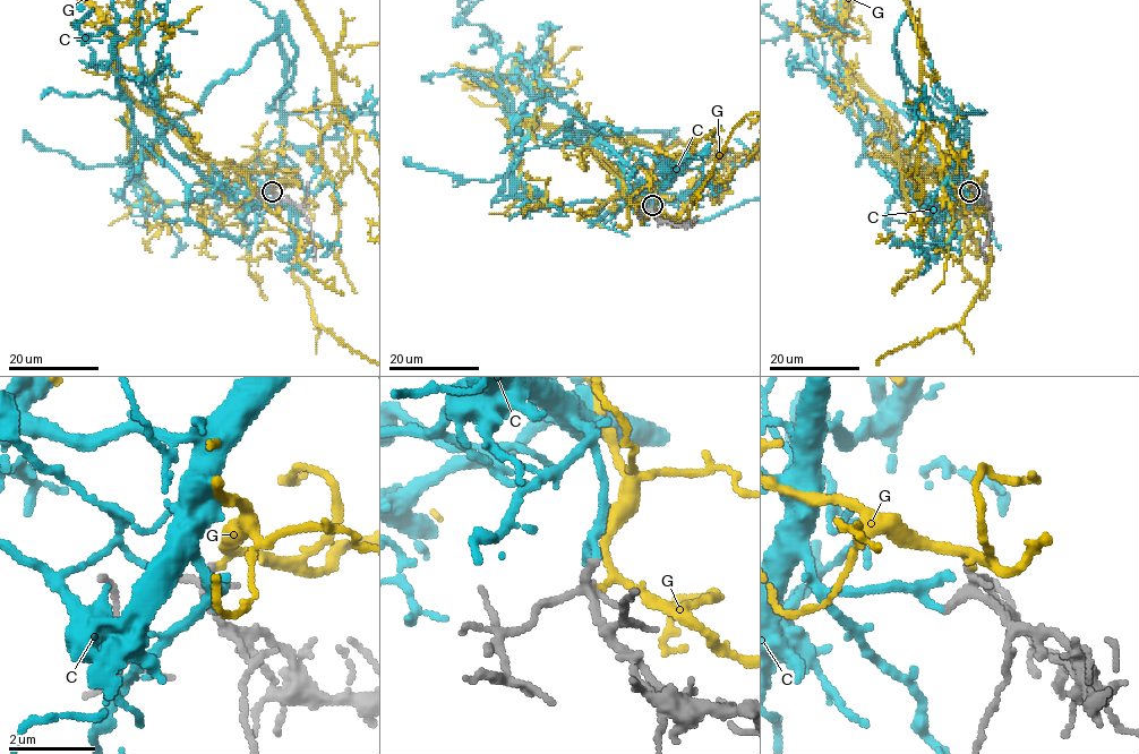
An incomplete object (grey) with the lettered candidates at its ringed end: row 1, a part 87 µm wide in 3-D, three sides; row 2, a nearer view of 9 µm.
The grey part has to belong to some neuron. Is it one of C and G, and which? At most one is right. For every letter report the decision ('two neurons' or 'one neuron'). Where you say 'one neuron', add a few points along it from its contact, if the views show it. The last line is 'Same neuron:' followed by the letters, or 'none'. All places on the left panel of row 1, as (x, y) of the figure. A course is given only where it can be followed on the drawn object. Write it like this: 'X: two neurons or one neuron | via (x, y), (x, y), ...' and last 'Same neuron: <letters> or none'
C: one neuron | via (271, 191), (281, 150), (281, 14), (296, 49), (293, 77), (266, 110)
G: two neurons
Same neuron: C

